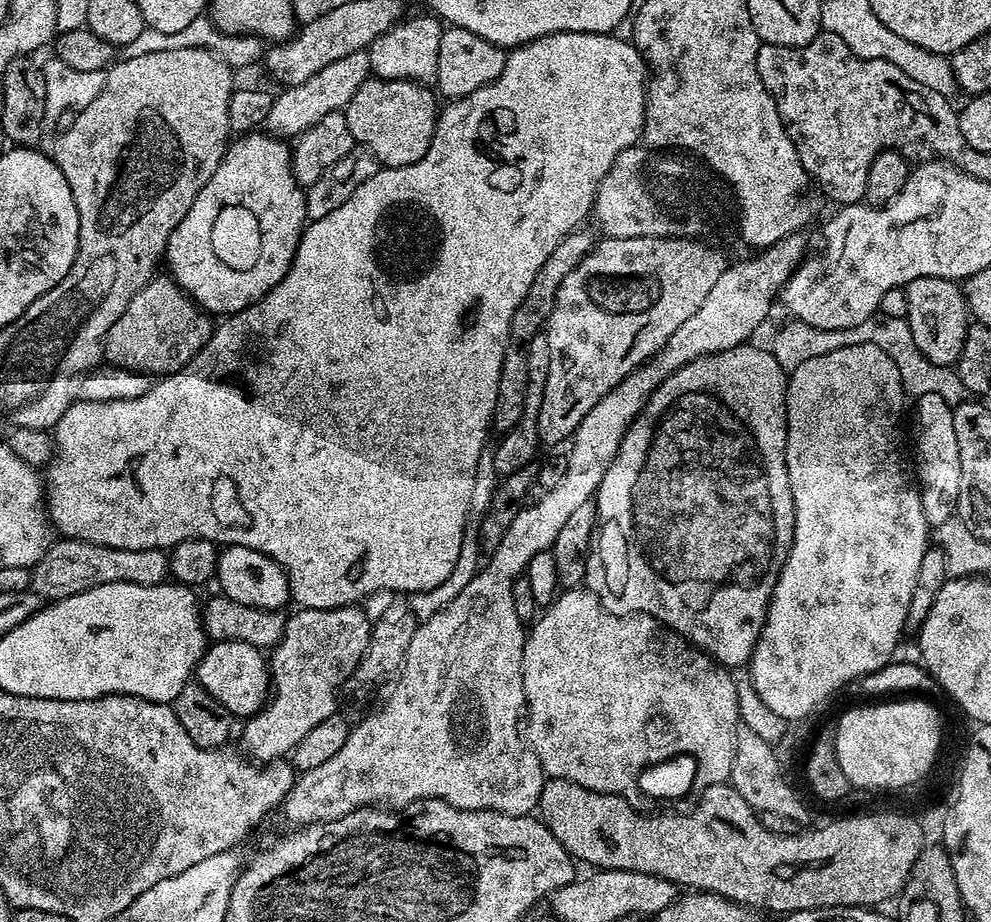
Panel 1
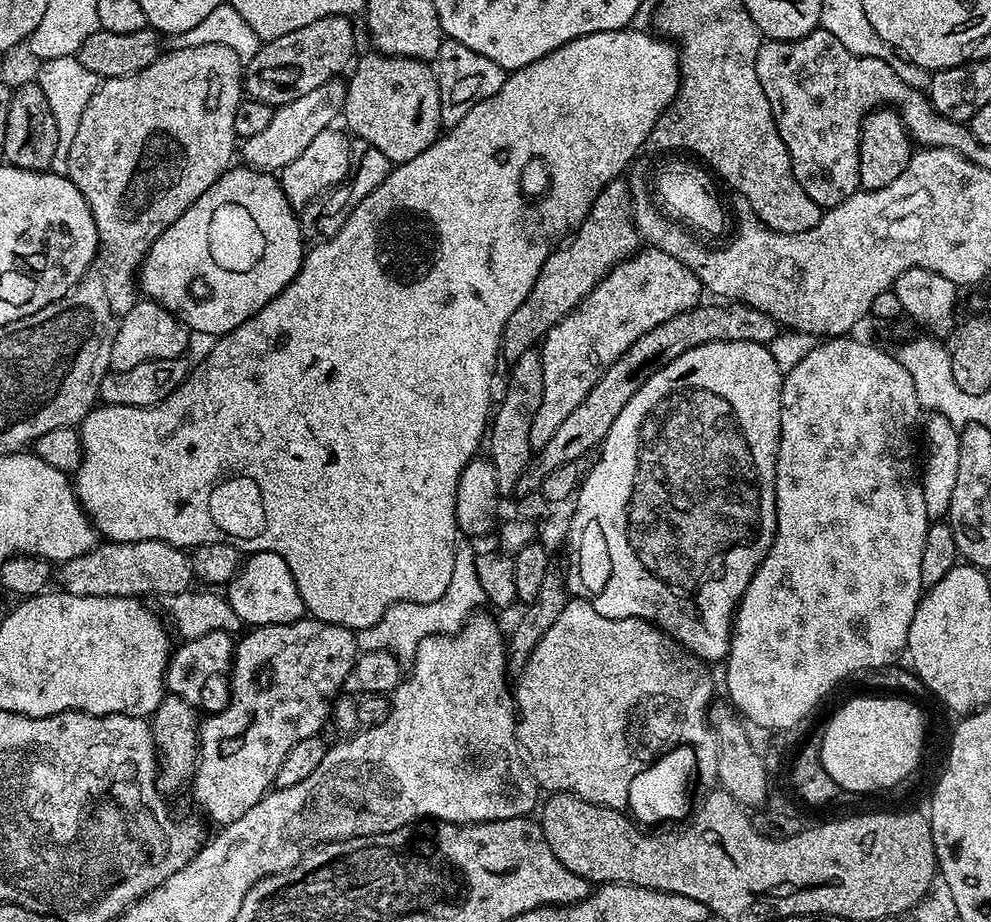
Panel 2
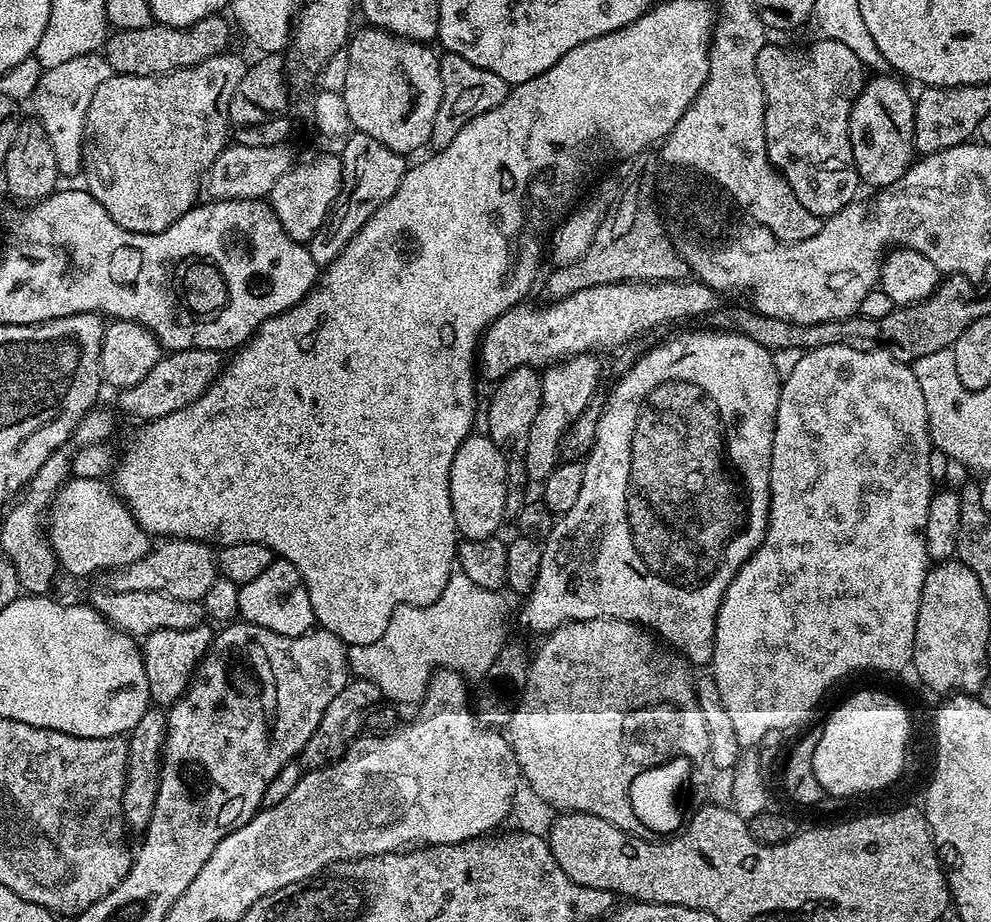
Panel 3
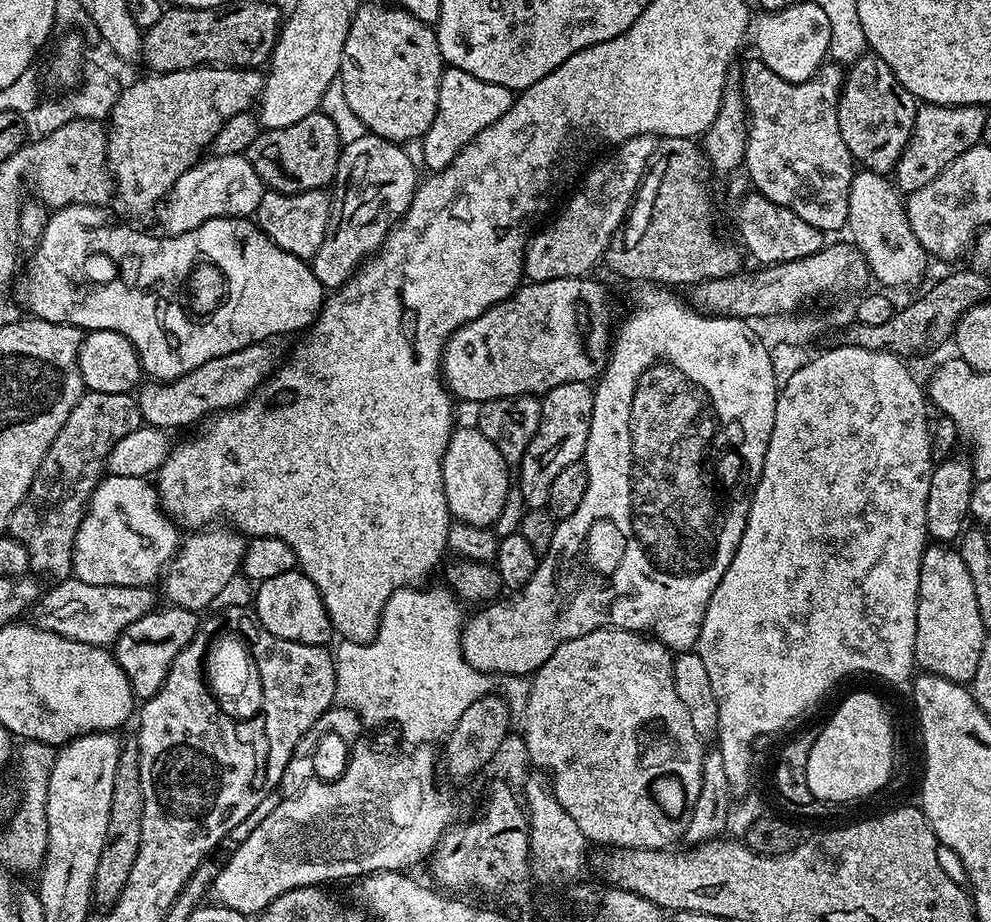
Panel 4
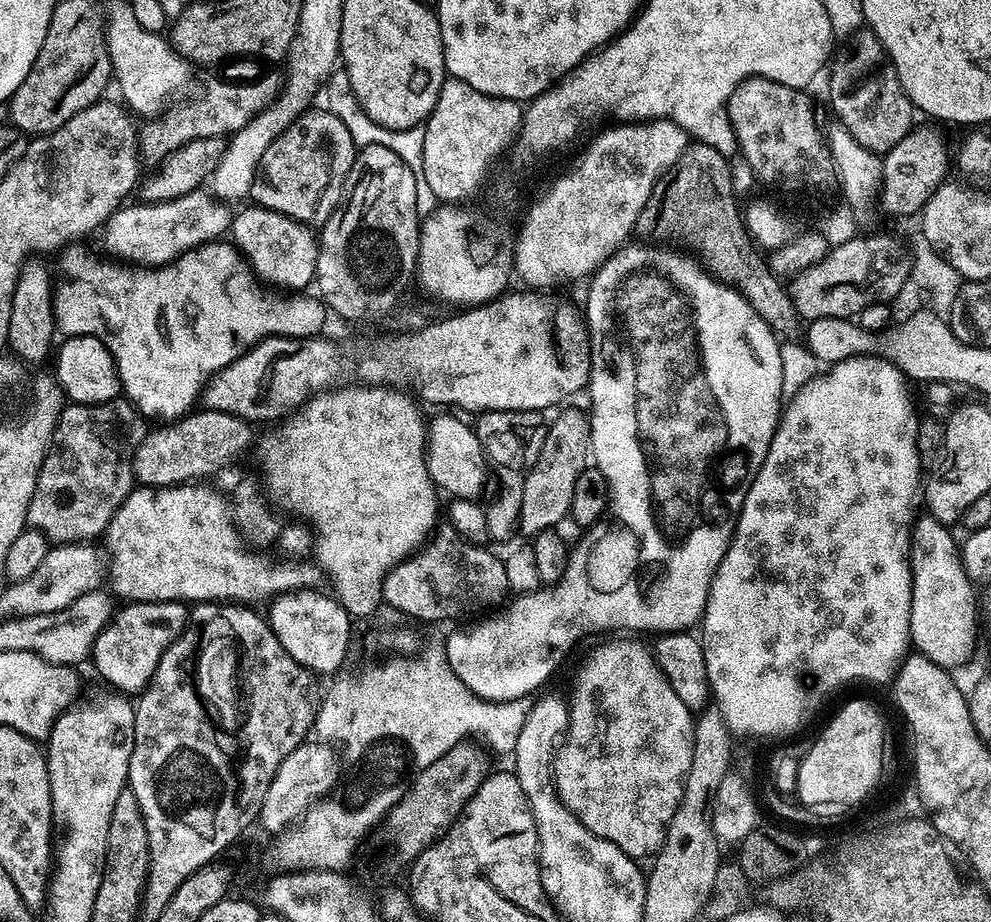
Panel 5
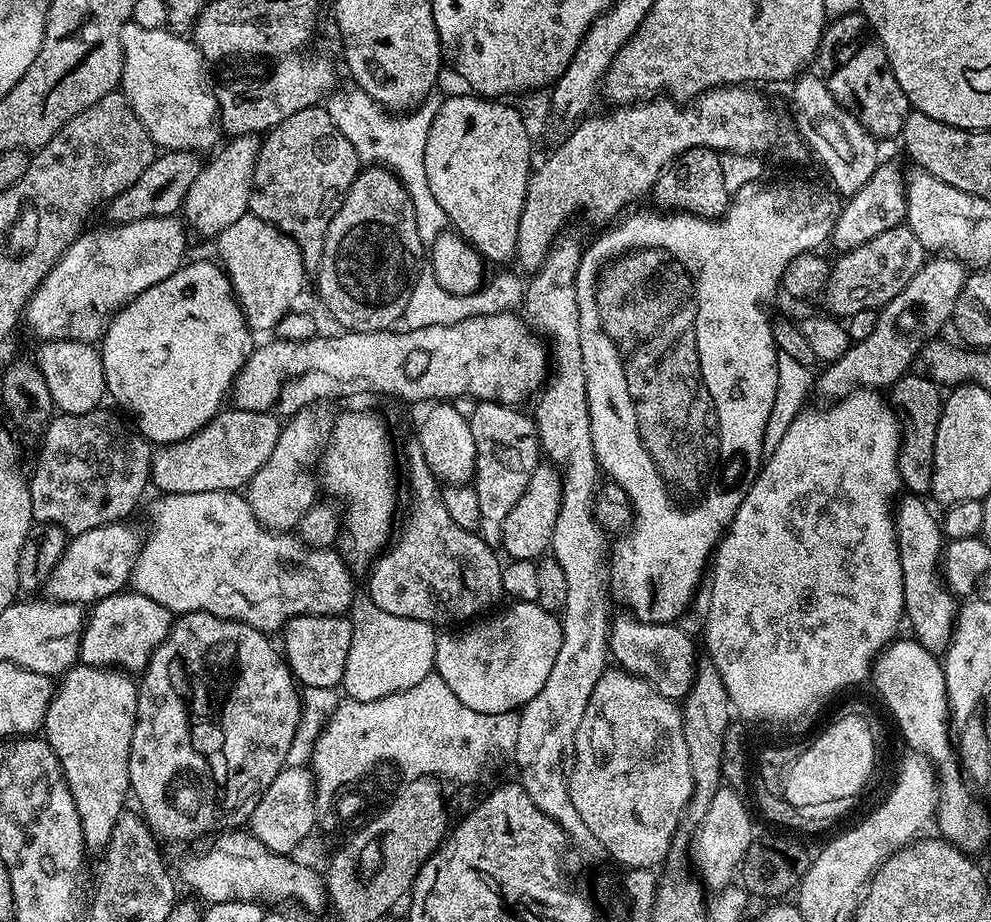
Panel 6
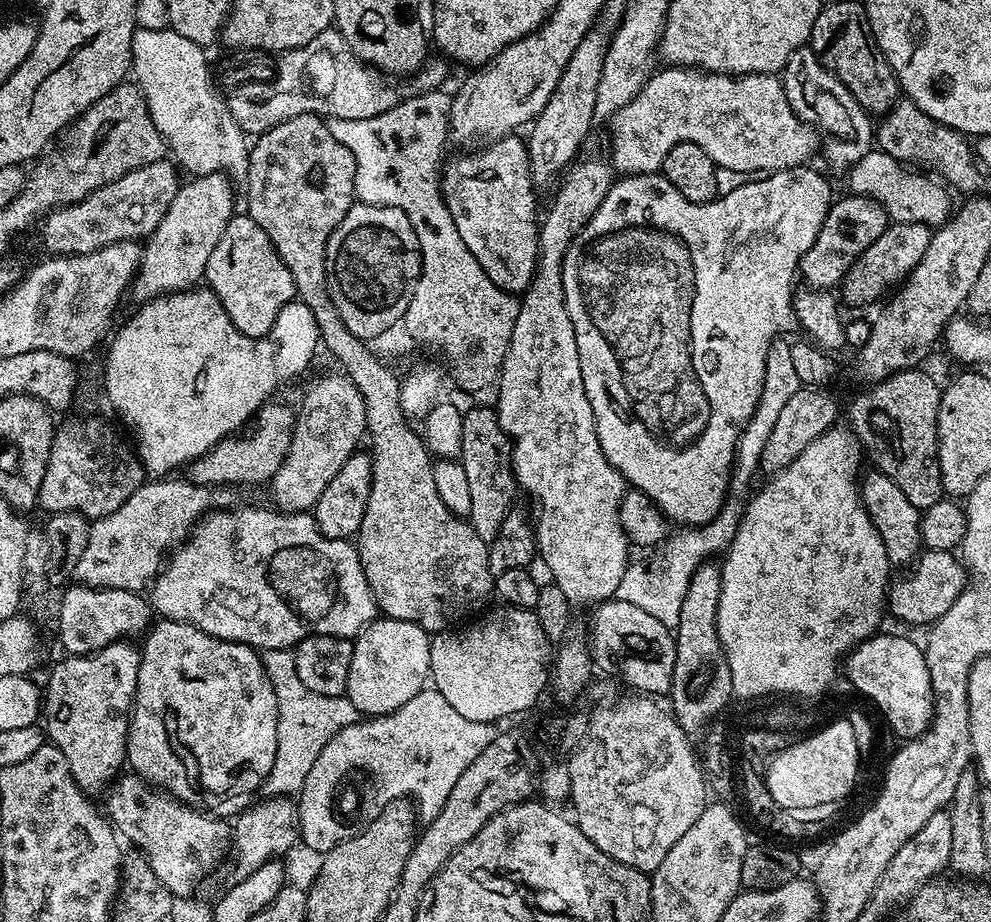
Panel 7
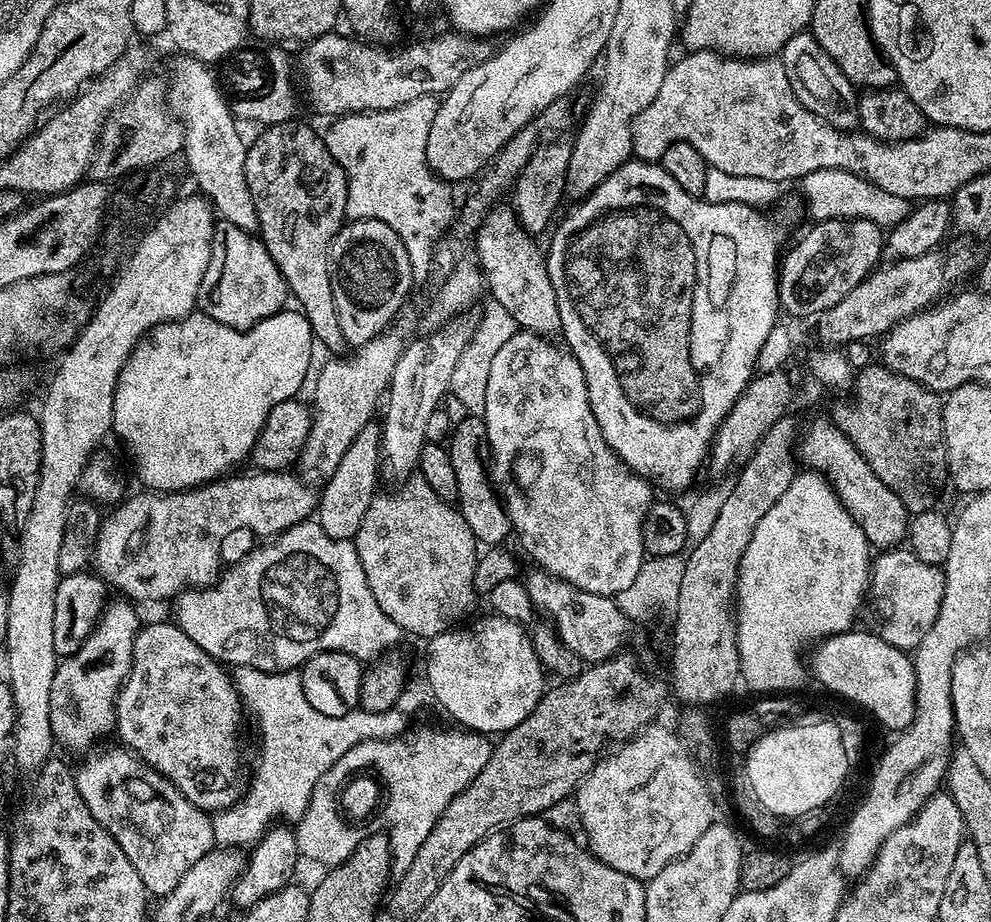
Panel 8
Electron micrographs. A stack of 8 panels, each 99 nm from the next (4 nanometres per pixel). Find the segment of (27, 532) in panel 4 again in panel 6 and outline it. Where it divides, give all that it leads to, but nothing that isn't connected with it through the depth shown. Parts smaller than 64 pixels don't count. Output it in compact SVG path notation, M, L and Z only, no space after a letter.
M101 406L86 414L56 414L49 419L46 427L43 429L44 445L40 448L40 457L36 460L36 473L30 476L28 480L28 489L30 490L30 502L32 503L32 519L41 524L56 524L69 534L77 532L85 532L86 530L94 530L103 524L115 524L124 522L129 519L128 515L136 508L136 503L140 500L140 495L147 489L150 484L150 465L152 462L153 449L150 447L149 441L140 435L139 431L127 428L118 417L112 412L107 412L107 407Z

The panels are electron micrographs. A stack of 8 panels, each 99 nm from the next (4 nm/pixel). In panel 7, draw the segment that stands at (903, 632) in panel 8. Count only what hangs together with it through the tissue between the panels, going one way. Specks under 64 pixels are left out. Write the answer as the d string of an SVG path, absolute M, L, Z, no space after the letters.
M925 551L915 561L911 569L912 576L905 578L901 584L893 583L886 597L886 608L900 620L908 624L925 624L931 626L939 620L946 610L964 593L968 587L970 573L961 557L955 551Z

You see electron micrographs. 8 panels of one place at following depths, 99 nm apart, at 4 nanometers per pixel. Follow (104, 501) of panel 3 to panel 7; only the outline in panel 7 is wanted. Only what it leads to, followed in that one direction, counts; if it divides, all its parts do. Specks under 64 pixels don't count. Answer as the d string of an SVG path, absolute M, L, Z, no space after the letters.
M240 508L237 512L232 512L233 510L213 510L203 518L196 521L194 527L191 529L190 535L167 557L166 563L161 567L157 577L152 581L150 585L150 593L152 592L152 596L150 595L150 604L153 609L163 619L166 620L176 620L180 624L192 624L194 627L199 628L200 631L205 632L206 634L210 634L214 638L218 638L219 640L229 640L232 644L246 644L250 648L254 648L257 650L265 650L264 648L268 648L267 650L292 650L295 649L297 644L301 644L303 640L310 635L318 635L318 636L338 636L341 638L356 638L360 635L360 633L371 624L371 622L377 619L378 609L376 607L376 599L372 597L372 591L370 590L370 586L366 582L366 574L362 570L362 562L360 561L359 551L355 547L351 548L351 543L348 540L327 540L326 537L320 535L320 531L316 529L315 519L311 515L308 514L277 514L275 511L267 512L264 508Z

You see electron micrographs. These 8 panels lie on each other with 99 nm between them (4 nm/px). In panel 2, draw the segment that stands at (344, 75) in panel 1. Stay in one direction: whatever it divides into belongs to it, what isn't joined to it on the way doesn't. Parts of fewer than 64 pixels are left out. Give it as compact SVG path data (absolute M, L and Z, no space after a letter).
M343 79L327 80L322 82L322 86L310 90L310 94L302 94L302 98L294 98L294 102L279 105L273 111L270 126L266 126L266 130L247 137L243 141L243 163L250 168L275 173L290 162L294 162L294 158L298 158L298 154L302 154L302 150L310 146L313 138L322 134L322 130L331 128L337 123L336 120L344 111L347 89L348 85Z

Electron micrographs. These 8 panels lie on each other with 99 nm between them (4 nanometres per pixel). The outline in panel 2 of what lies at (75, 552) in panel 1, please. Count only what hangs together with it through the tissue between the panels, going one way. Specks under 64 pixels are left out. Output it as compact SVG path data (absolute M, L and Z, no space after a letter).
M147 540L146 542L134 542L133 544L99 543L86 554L63 561L58 568L58 580L59 576L59 587L75 596L134 596L148 598L148 595L153 592L156 596L171 598L177 596L179 592L189 591L194 584L192 561L189 553L161 540Z

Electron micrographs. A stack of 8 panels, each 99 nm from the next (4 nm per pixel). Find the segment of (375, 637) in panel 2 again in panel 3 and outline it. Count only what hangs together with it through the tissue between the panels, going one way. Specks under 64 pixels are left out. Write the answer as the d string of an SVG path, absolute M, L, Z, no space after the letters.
M453 571L446 590L433 604L398 606L378 642L351 645L349 669L359 679L376 683L385 701L411 706L424 699L428 683L439 668L450 668L468 678L482 678L506 643L504 619L508 604L503 595L495 588L477 586L464 572Z

